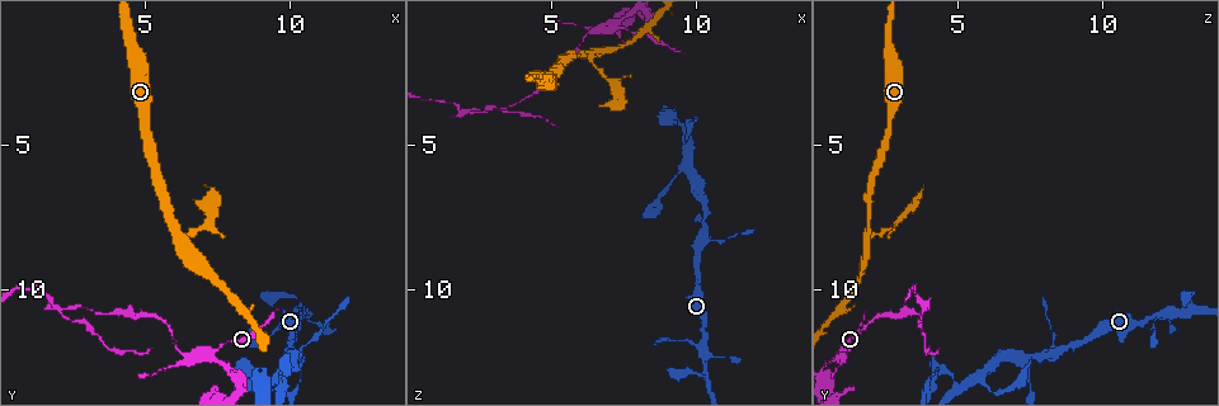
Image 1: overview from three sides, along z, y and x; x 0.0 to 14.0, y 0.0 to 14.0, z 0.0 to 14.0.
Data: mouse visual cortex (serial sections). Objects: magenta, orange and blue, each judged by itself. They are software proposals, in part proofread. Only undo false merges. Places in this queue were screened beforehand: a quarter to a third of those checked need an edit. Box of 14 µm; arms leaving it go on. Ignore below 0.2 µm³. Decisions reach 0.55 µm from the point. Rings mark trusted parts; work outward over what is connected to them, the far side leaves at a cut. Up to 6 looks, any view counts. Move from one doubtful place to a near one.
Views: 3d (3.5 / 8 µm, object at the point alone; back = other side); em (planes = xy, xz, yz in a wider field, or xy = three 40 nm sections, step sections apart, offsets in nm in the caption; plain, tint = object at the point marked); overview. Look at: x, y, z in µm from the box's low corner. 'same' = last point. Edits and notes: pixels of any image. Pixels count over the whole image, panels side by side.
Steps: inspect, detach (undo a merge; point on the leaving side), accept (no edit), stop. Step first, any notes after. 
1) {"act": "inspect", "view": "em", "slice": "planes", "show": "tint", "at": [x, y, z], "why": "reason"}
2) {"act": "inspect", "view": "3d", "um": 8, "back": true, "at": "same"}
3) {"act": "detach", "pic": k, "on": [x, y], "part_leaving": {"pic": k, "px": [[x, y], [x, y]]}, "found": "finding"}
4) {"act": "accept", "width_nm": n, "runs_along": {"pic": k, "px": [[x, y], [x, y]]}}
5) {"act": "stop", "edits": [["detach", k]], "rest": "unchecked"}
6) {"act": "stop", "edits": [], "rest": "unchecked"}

{"act": "inspect", "view": "em", "slice": "xy", "step": 5, "show": "tint", "at": [10.3, 12.4, 7.4], "why": "small branch off a trunk"}

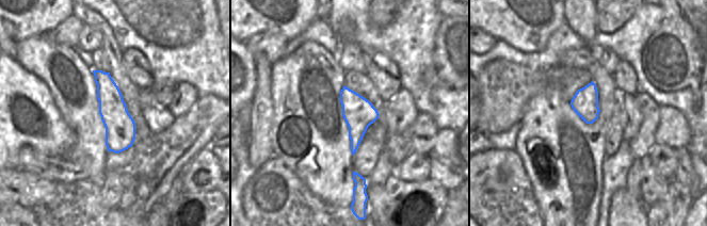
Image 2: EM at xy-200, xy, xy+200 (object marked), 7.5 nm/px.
{"act": "inspect", "view": "3d", "um": 3.5, "back": true, "at": "same"}

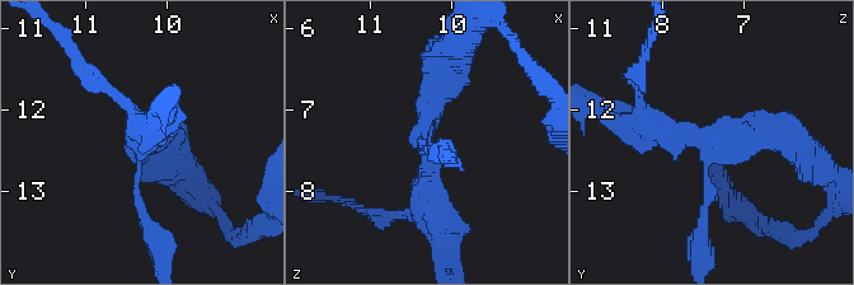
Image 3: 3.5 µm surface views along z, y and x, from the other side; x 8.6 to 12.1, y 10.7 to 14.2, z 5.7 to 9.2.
{"act": "accept", "arm_widths_nm": [100, 350, 350], "runs_along": {"pic": 3, "px": [[628, 127], [703, 139], [788, 135]]}, "found": "one cell here"}

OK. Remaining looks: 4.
{"act": "inspect", "view": "3d", "um": 3.5, "at": [9.7, 13.0, 5.8], "why": "thick turns thin"}

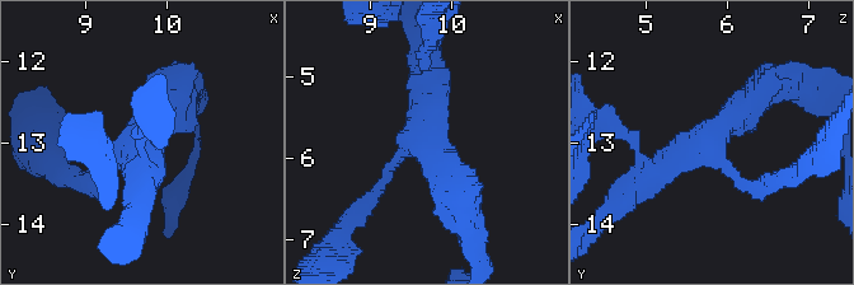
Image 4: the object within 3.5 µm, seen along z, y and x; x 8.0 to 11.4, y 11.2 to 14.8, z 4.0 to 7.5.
{"act": "accept", "arm_widths_nm": [150, 300, 400], "runs_along": {"pic": 4, "px": [[765, 85], [661, 172], [641, 160]]}, "found": "all the same cell"}

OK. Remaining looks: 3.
{"act": "inspect", "view": "3d", "um": 3.5, "at": [7.0, 12.2, 1.1], "why": "branch point"}

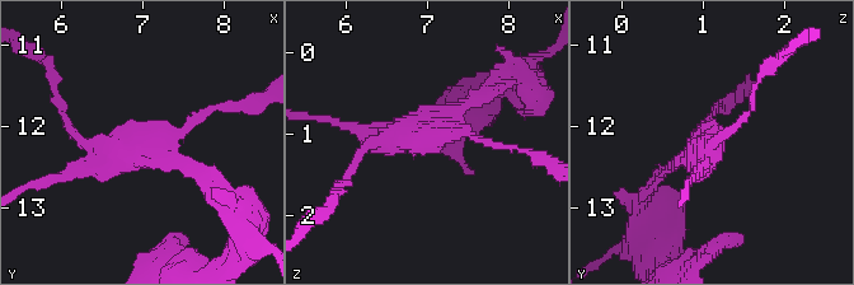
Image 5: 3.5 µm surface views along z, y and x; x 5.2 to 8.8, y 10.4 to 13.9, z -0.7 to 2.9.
{"act": "inspect", "view": "em", "slice": "planes", "show": "plain", "at": [7.10, 12.20, 1.00]}

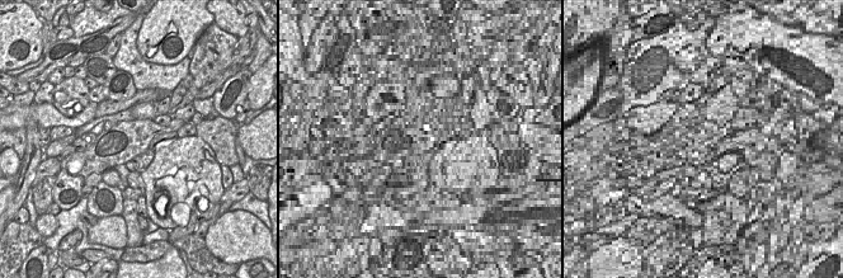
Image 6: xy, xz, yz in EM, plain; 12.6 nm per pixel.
{"act": "inspect", "view": "em", "slice": "planes", "show": "tint", "at": "same"}

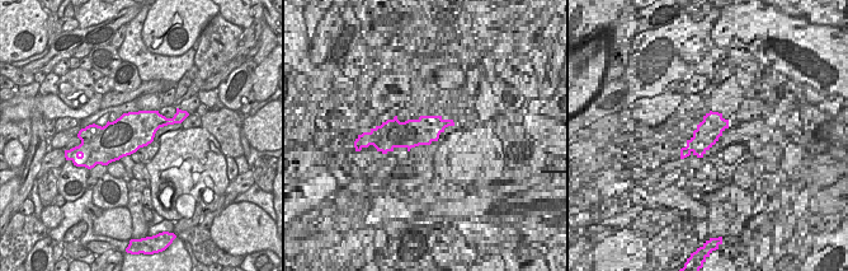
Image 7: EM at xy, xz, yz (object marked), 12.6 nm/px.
{"act": "detach", "pic": 5, "on": [488, 103], "part_leaving": {"pic": 5, "px": [[445, 116], [507, 70], [522, 76]]}, "found": "a second cell is stuck on"}

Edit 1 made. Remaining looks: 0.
{"act": "stop", "edits": [["detach", 5]], "rest": "unchecked"}

